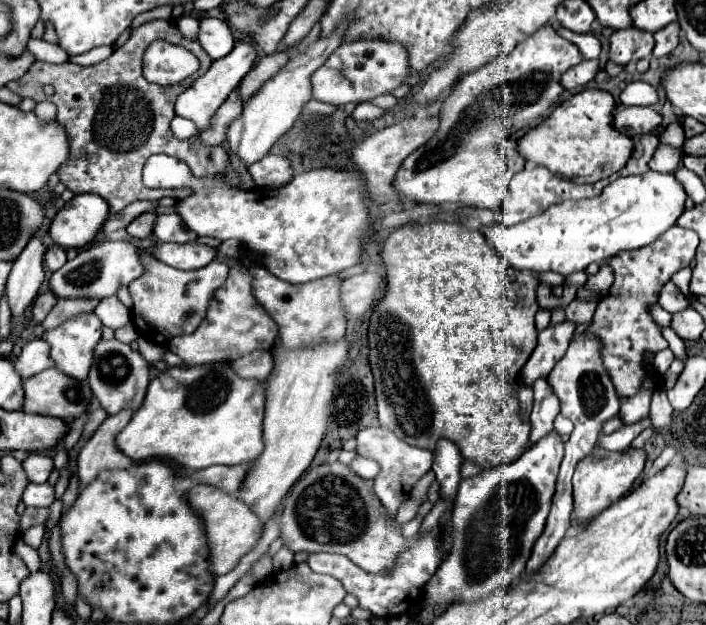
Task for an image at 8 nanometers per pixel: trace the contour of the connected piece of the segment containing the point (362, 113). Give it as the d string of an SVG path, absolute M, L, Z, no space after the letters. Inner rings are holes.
M358 103L352 113L352 117L355 121L372 121L372 119L378 119L382 117L386 111L378 105L372 105L372 103Z

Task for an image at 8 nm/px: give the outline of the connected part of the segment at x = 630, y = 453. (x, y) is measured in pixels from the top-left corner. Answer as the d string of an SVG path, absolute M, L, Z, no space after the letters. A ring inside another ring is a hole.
M596 445L596 451L588 459L582 459L576 467L572 485L574 485L574 507L578 519L590 519L610 507L610 503L618 501L622 495L626 495L636 481L636 477L642 473L644 463L648 459L648 453L644 449L626 449L626 451L602 451L600 445Z

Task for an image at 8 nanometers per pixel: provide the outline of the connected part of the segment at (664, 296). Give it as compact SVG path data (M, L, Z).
M666 281L658 293L658 305L668 313L676 313L686 309L690 303L684 297L684 293L674 285L674 281Z

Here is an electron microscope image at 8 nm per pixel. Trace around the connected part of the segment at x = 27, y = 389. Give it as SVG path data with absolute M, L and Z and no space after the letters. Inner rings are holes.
M46 369L24 381L22 411L48 417L80 417L92 399L88 383L78 383L68 375Z

